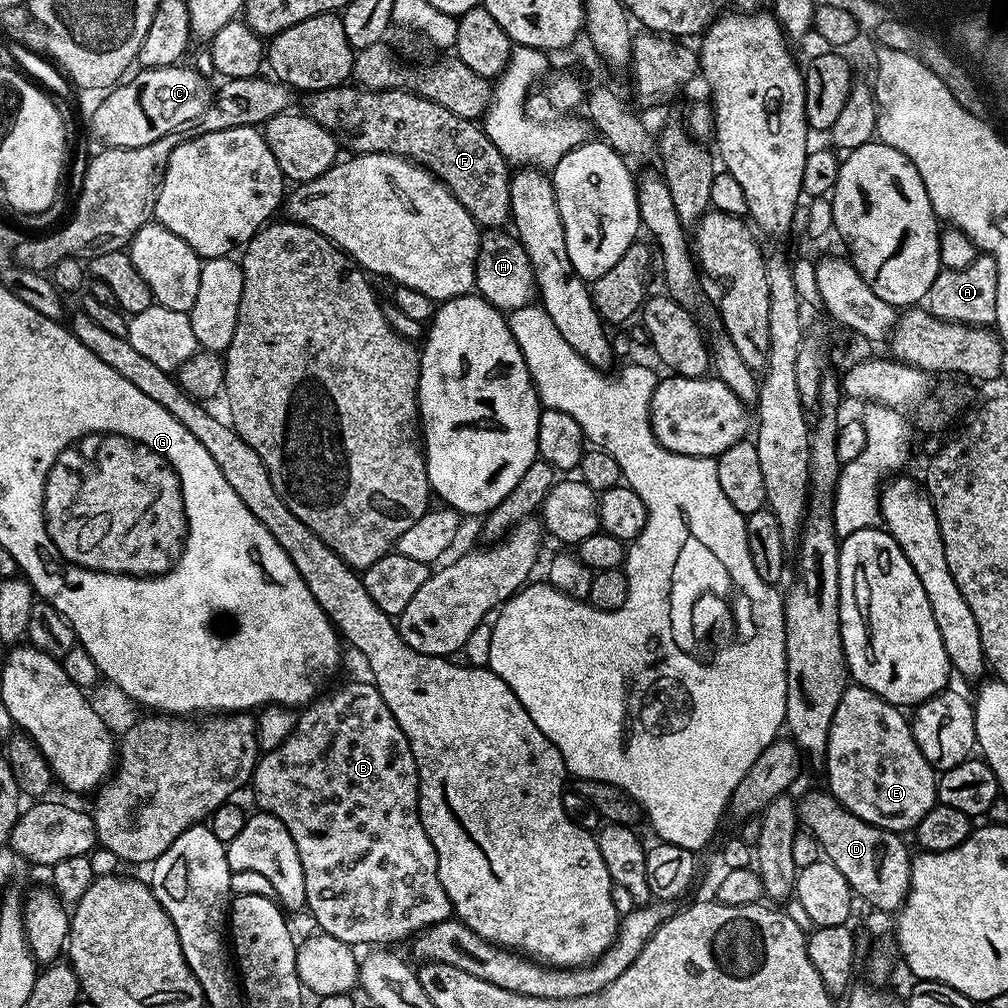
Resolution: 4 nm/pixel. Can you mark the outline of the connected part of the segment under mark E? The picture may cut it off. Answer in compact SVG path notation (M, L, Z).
M850 686L842 694L842 702L838 702L838 710L834 710L834 722L830 722L830 730L828 731L828 755L826 757L826 765L827 764L827 791L831 792L832 795L836 797L836 801L838 801L843 808L850 810L858 818L862 818L862 822L870 822L874 826L884 828L888 832L895 832L897 834L911 833L919 826L919 823L926 817L926 814L929 814L932 808L938 804L938 797L936 794L938 773L935 768L930 766L930 762L926 762L922 750L918 750L918 742L914 742L914 738L912 737L912 726L909 717L905 715L897 705L886 703L881 696L865 688Z

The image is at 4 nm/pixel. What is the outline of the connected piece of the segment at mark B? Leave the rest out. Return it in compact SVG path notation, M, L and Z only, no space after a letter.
M347 683L334 689L329 696L321 695L301 711L304 713L299 713L294 730L286 738L286 742L282 742L282 746L274 750L264 752L257 760L256 769L252 771L250 789L256 795L255 807L278 818L278 822L282 822L282 826L290 830L294 846L298 846L298 858L302 858L302 874L306 874L306 908L307 911L312 911L312 916L320 927L317 929L323 935L338 938L349 946L392 946L395 940L407 941L431 924L449 919L453 915L452 903L438 878L436 851L420 821L420 776L416 773L416 759L410 750L410 742L406 734L402 734L394 714L390 714L390 706L386 706L375 684Z

